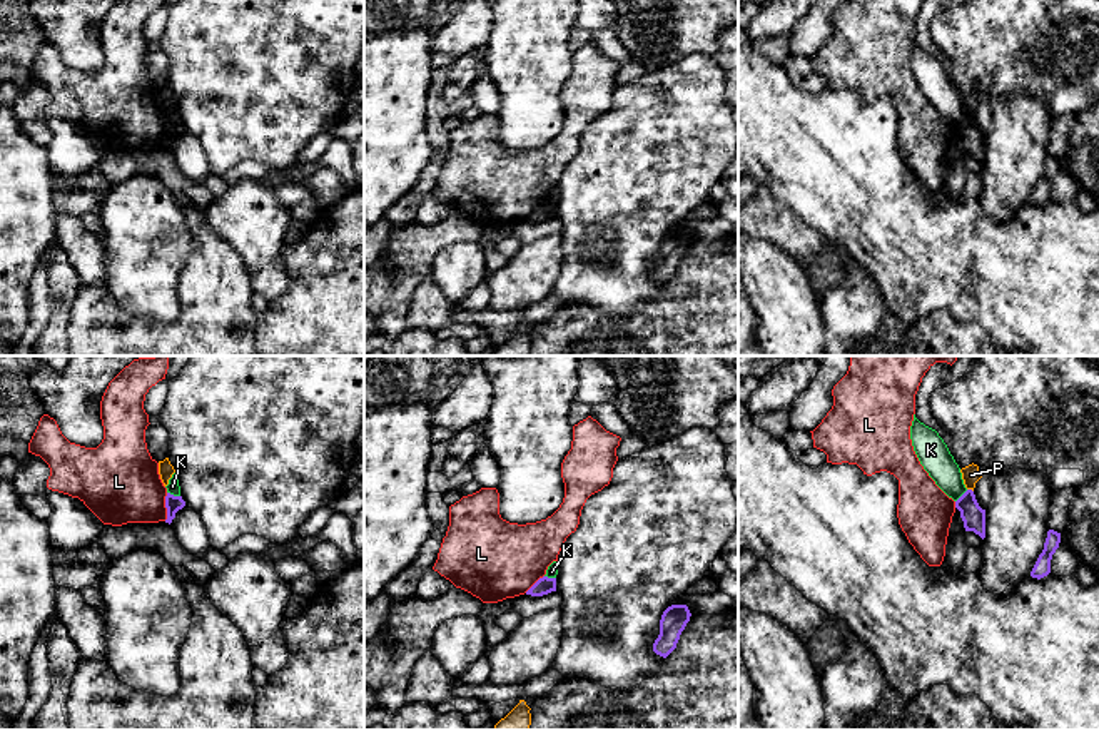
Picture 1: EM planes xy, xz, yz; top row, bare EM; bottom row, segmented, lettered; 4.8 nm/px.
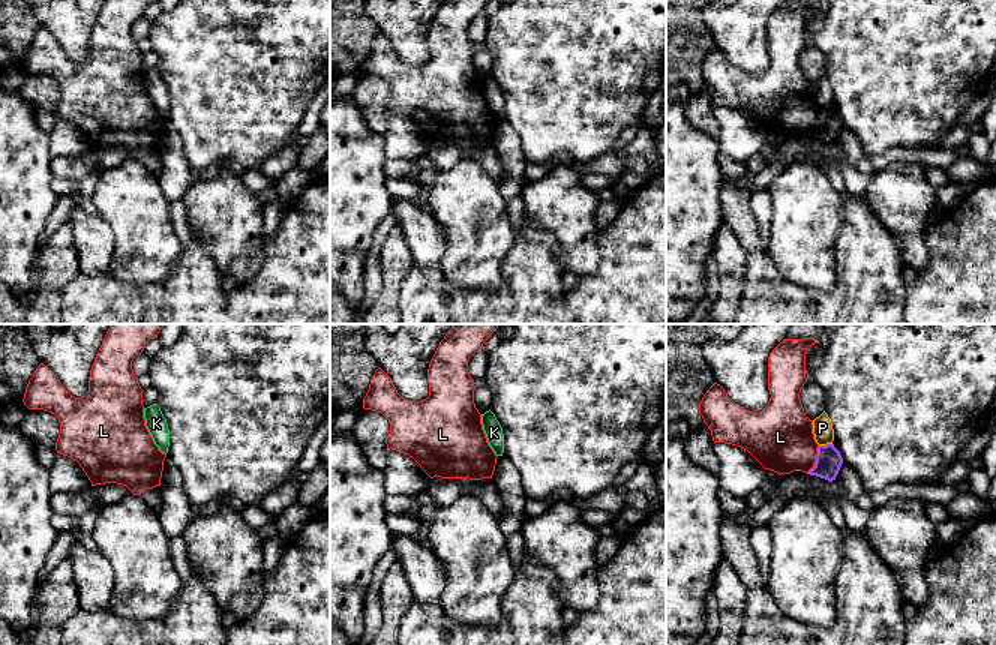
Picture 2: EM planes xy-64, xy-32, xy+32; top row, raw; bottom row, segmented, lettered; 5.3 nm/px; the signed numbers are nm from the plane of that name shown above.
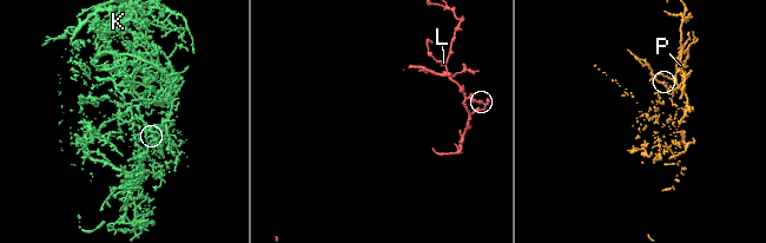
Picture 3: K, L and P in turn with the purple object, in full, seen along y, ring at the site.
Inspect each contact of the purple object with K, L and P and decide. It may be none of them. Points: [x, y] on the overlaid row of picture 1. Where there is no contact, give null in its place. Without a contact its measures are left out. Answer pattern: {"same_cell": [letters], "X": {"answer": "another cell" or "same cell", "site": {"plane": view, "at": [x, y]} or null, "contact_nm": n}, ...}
{"same_cell": [], "K": {"answer": "another cell", "site": {"plane": "xy", "at": [172, 495]}, "contact_nm": 70}, "L": {"answer": "another cell", "site": {"plane": "xy", "at": [166, 506]}, "contact_nm": 140}, "P": {"answer": "another cell", "site": {"plane": "yz", "at": [971, 490]}, "contact_nm": 40}}

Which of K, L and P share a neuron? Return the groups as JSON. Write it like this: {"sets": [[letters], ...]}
{"sets": [["K"], ["L"], ["P"]]}

